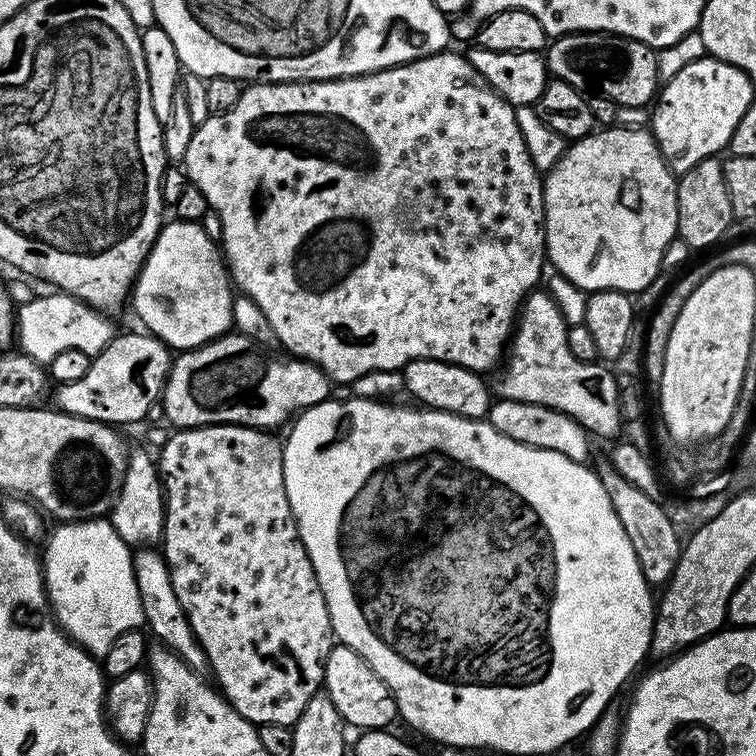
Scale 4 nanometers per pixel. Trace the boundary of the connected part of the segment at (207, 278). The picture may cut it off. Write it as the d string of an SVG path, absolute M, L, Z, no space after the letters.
M176 220L161 227L156 241L132 285L130 299L136 316L172 350L200 348L225 335L232 324L230 273L221 249L204 228L188 220Z

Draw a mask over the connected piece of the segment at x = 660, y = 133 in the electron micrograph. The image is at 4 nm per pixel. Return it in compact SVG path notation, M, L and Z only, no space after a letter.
M707 54L684 64L659 89L650 131L673 174L683 174L706 158L723 153L738 118L754 103L754 82L741 68Z

